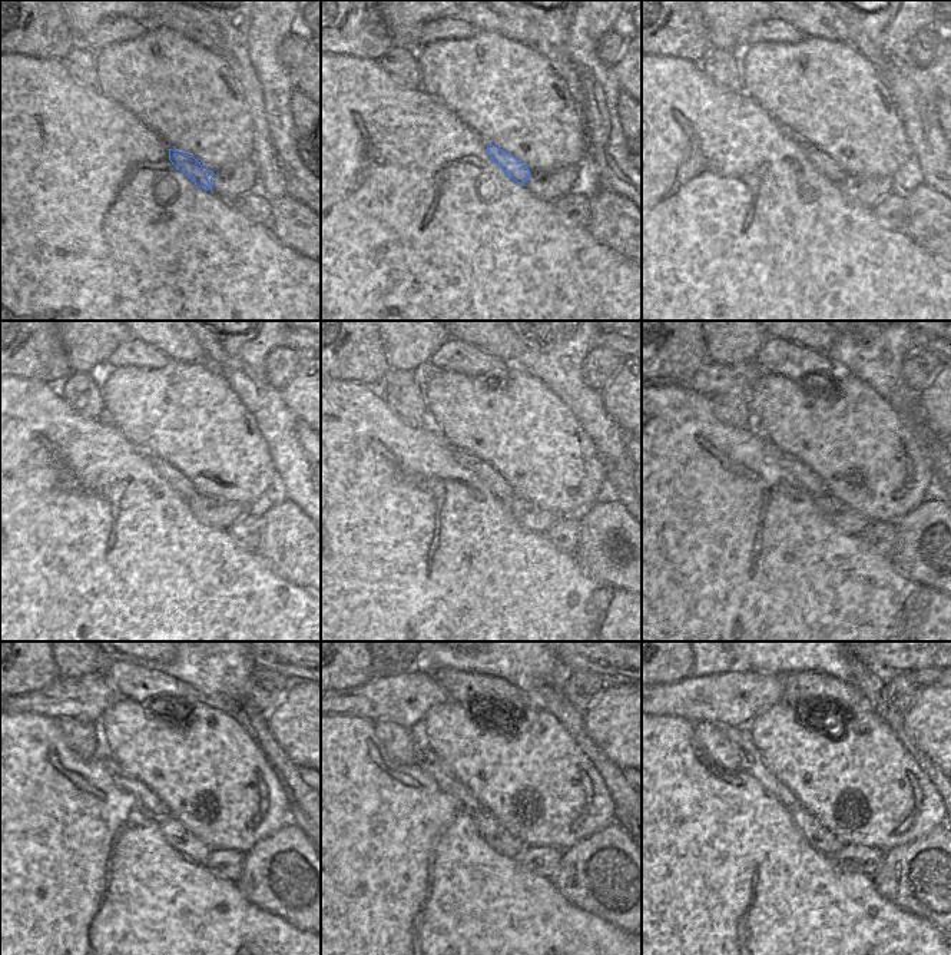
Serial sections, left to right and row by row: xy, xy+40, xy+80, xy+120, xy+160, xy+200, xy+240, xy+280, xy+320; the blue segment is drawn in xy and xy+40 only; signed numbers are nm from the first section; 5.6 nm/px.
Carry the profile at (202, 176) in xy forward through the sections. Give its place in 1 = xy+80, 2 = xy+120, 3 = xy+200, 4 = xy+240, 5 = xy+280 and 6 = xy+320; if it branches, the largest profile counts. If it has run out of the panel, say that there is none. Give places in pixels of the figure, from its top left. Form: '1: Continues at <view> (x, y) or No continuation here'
1: Continues at xy+80 (822, 162)
2: Continues at xy+120 (169, 473)
3: Continues at xy+200 (808, 480)
4: Continues at xy+240 (141, 791)
5: Continues at xy+280 (426, 758)
6: Continues at xy+320 (752, 762)

